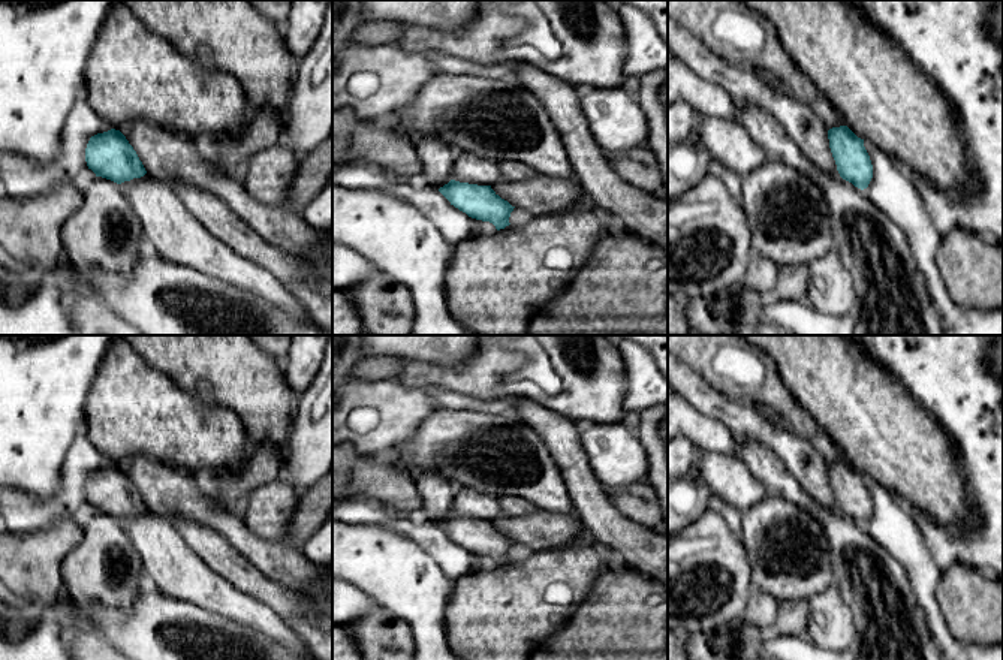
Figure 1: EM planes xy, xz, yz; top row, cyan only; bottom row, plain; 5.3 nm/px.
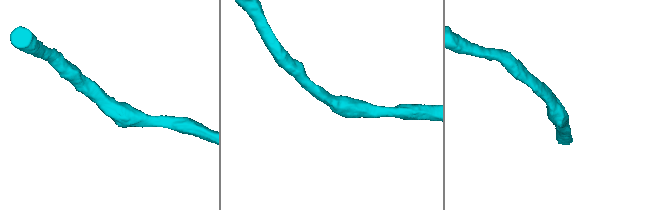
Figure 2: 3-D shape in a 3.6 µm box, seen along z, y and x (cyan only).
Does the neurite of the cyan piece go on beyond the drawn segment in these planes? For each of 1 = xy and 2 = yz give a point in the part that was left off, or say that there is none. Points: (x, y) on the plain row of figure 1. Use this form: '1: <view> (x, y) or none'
1: none
2: none

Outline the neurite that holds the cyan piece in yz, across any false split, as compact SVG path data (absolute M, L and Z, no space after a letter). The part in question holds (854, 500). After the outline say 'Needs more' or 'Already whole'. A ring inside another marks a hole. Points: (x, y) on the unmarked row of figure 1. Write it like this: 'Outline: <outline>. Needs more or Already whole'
Outline: M847 461L829 464L828 474L840 512L861 525L867 524L873 513L873 500L864 474Z. Already whole

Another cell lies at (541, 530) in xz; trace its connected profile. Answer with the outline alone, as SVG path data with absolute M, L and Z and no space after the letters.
M537 510L519 518L499 516L491 524L515 543L534 551L557 549L581 542L575 513Z

